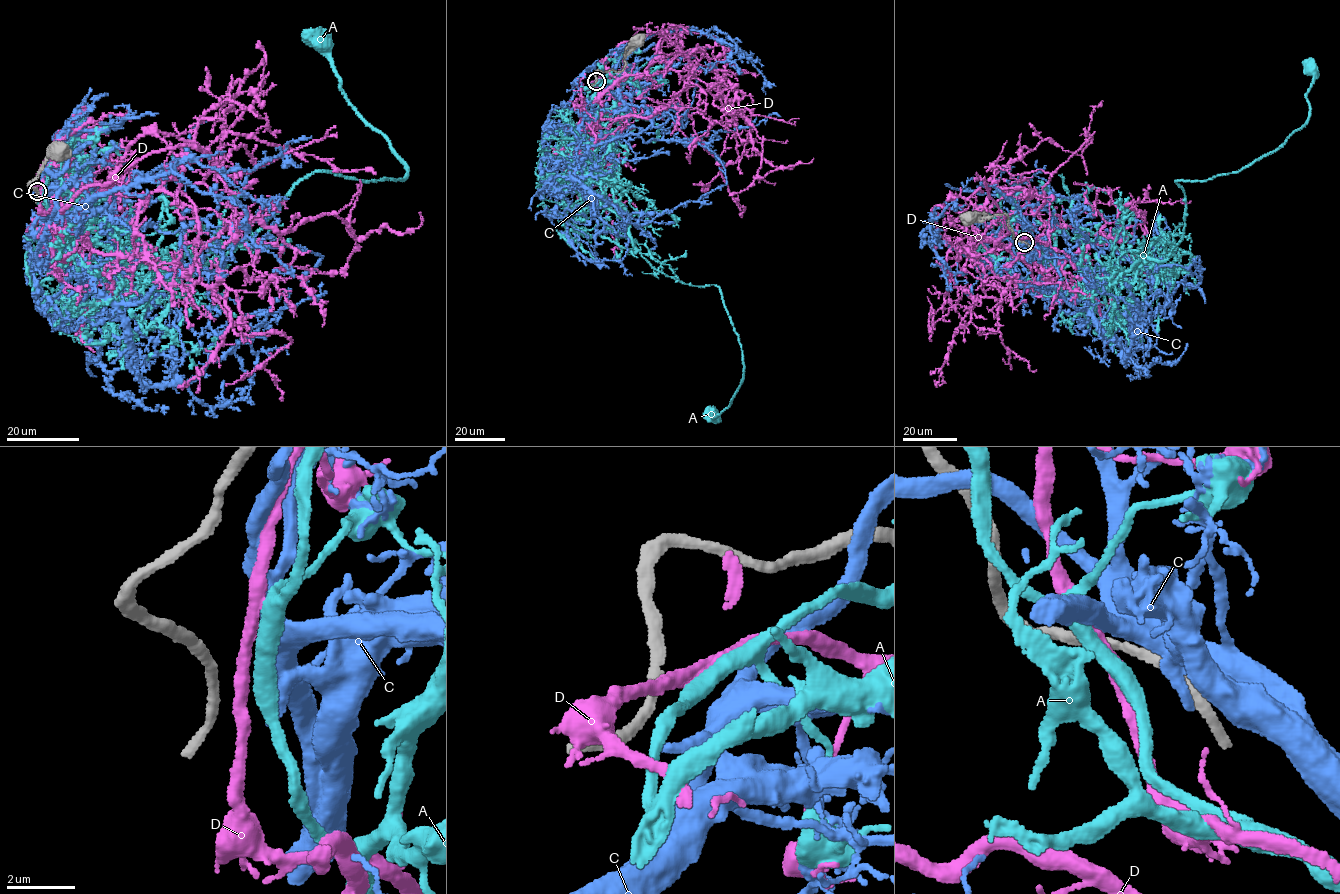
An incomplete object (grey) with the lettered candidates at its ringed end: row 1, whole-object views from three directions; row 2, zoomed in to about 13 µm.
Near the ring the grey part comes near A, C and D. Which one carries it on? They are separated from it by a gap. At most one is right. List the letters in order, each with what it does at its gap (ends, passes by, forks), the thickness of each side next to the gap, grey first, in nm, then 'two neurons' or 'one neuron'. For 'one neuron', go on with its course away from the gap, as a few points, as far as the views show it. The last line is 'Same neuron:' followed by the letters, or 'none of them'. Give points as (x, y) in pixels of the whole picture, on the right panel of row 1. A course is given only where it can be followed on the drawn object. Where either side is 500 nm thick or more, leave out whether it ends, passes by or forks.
A: it passes by; 280 nm thick on the grey side, 440 nm on the other; two neurons
C: 280 nm thick on the grey side, 650 nm on the other; two neurons
D: it passes by; 280 nm thick on the grey side, 380 nm on the other; one neuron; it runs (1023, 243), (1043, 265), (984, 238), (951, 199), (976, 207), (973, 255), (1009, 233), (1045, 244), (1006, 224)
Same neuron: D

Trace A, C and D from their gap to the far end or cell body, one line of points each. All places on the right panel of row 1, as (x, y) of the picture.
A: (1023, 242), (1048, 265), (1177, 276), (1186, 205), (1175, 181), (1239, 171), (1299, 130), (1310, 69)
C: (1025, 240), (1079, 270), (1088, 300), (1076, 308), (1056, 287), (1052, 250), (1038, 259), (1065, 257), (1092, 277)
D: (1023, 243), (1043, 265), (984, 238), (951, 199), (976, 207), (973, 255), (1009, 233), (1045, 244), (1006, 224)

